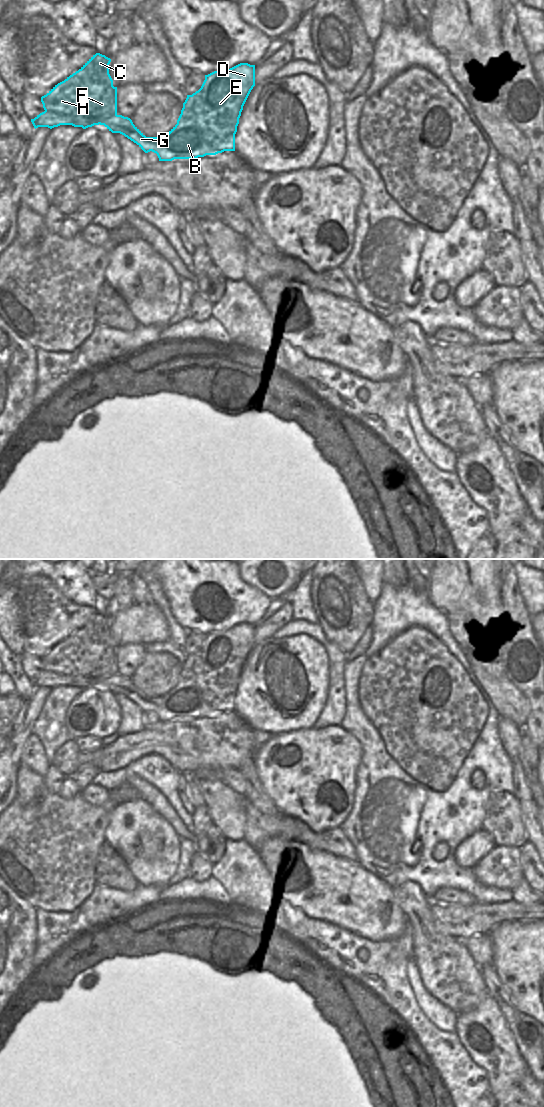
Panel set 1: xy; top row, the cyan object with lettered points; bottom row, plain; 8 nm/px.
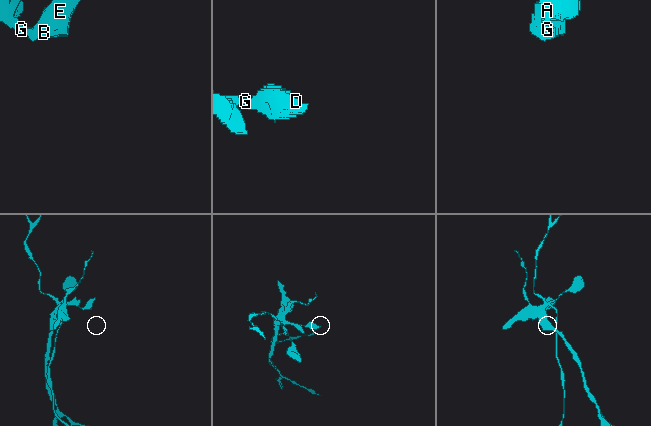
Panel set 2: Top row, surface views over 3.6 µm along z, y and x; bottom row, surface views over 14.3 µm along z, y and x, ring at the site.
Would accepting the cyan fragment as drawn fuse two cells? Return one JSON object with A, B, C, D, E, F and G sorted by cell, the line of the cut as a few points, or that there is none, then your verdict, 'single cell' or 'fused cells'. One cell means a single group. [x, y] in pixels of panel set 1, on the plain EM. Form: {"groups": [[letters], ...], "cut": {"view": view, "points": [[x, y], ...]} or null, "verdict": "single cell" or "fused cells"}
{"groups": [["A", "C", "F"], ["B", "D", "E", "G"]], "cut": {"view": "xy", "points": [[45, 670], [72, 676], [109, 677], [116, 675]]}, "verdict": "fused cells"}

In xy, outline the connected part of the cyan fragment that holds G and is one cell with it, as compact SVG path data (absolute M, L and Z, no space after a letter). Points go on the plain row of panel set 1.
M240 623L226 631L214 631L205 635L205 640L201 648L187 655L181 674L177 680L177 684L162 697L146 697L128 677L122 675L112 675L110 677L72 677L70 675L62 675L60 673L52 673L44 671L37 675L31 682L34 688L48 687L50 689L60 685L72 685L74 687L82 687L86 689L94 685L104 685L112 693L120 693L136 703L145 713L150 711L157 714L159 721L172 721L174 719L196 719L206 715L216 715L224 711L235 711L235 694L239 684L239 678L243 670L243 666L255 646L255 625L248 623Z

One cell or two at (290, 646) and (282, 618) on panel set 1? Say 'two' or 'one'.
two

